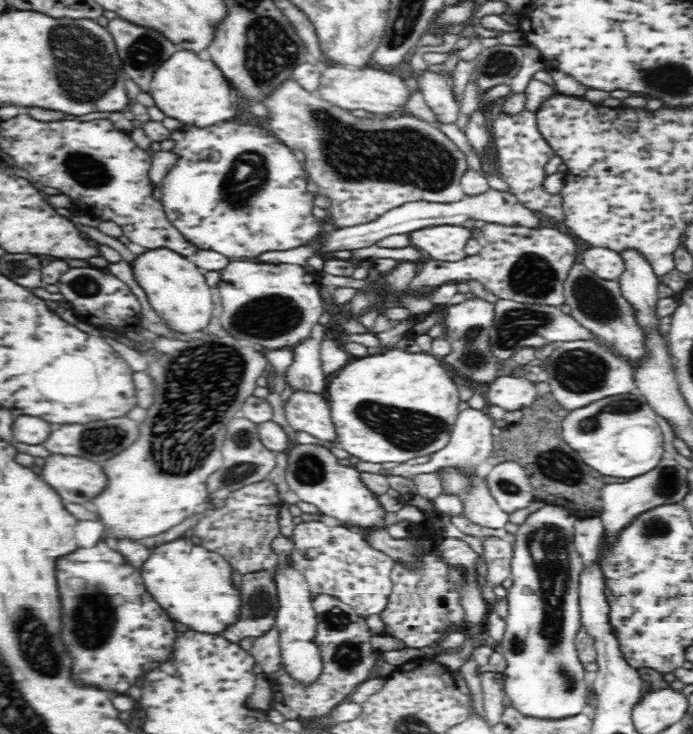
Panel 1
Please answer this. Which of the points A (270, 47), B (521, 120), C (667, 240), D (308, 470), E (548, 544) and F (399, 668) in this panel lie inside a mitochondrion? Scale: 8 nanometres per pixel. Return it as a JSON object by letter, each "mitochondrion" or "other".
{"A":"mitochondrion","B":"other","C":"other","D":"mitochondrion","E":"mitochondrion","F":"other"}

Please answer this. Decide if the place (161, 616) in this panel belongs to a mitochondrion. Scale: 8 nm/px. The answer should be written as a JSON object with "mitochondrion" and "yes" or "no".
{"mitochondrion":"no"}

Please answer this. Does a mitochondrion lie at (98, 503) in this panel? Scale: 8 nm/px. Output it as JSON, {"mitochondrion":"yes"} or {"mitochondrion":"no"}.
{"mitochondrion":"no"}

